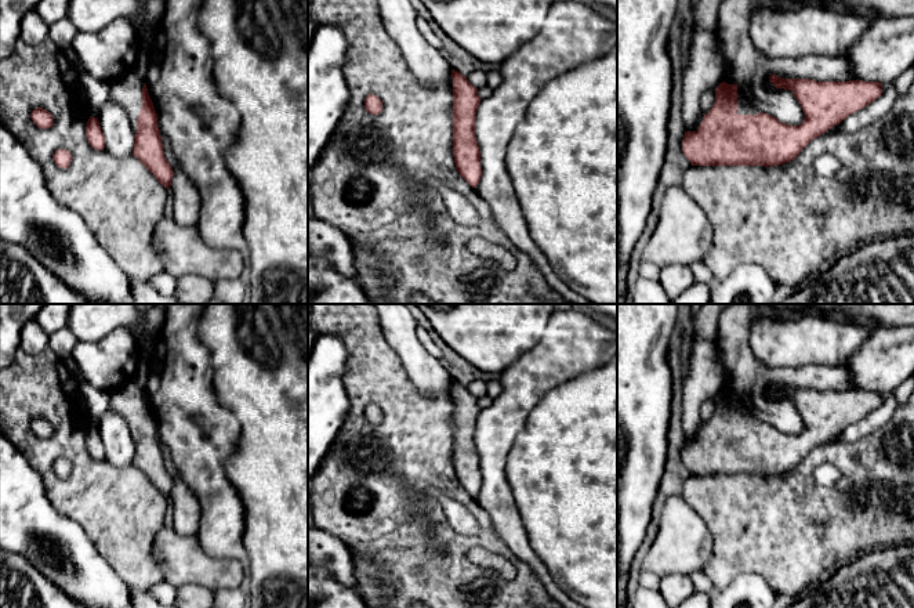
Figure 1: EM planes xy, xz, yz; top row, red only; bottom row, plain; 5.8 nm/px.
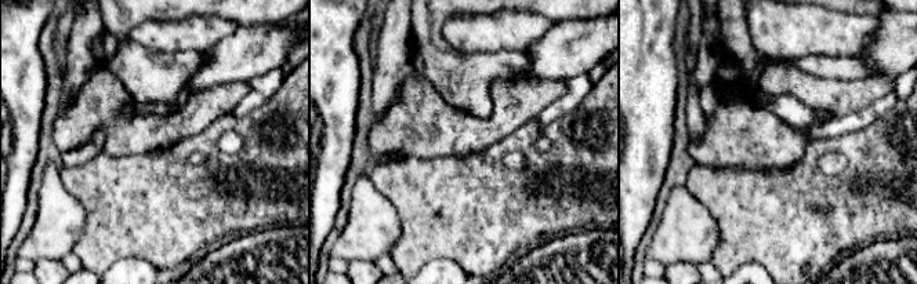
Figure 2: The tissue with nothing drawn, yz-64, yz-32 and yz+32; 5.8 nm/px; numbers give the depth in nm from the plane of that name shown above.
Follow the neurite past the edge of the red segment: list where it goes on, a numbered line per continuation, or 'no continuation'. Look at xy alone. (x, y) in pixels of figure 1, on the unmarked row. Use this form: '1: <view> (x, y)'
1: xy (127, 401)

